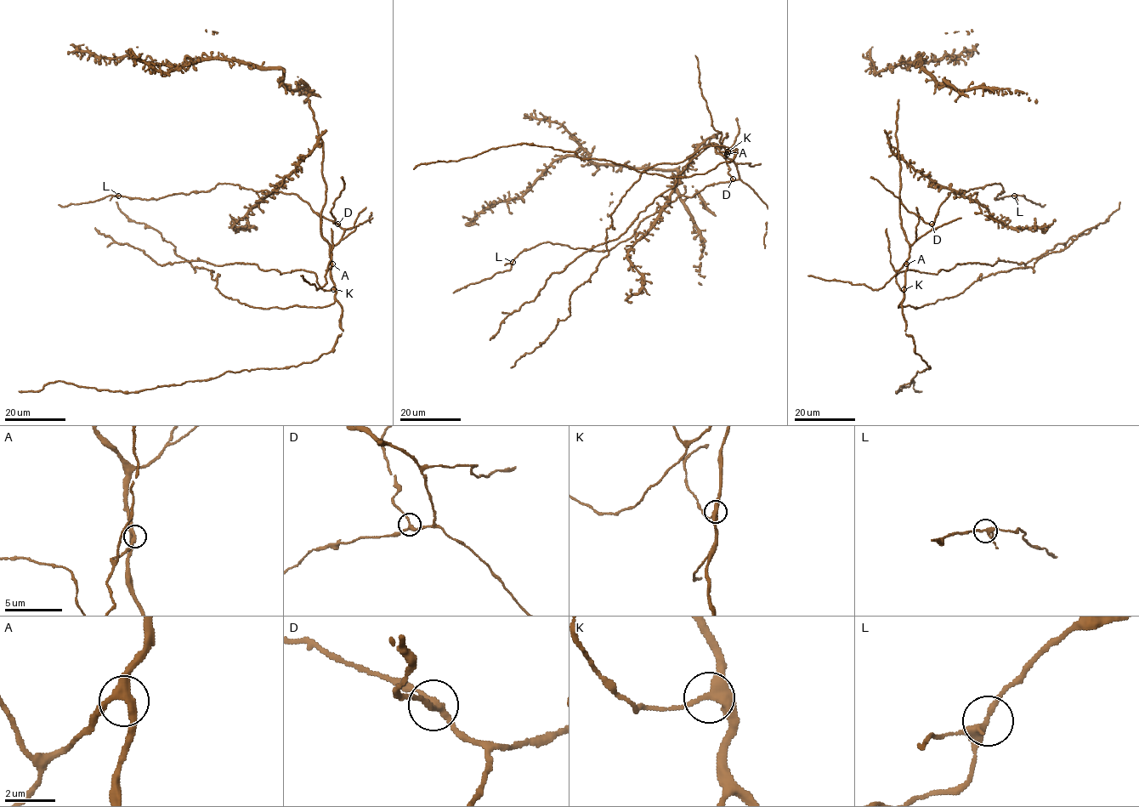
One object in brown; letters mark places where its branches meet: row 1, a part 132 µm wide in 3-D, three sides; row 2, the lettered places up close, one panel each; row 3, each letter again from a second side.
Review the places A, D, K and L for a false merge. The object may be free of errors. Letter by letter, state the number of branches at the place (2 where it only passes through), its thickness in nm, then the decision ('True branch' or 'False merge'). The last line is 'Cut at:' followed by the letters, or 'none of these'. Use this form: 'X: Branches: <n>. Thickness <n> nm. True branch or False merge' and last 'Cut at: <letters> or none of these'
A: Branches: 3. Thickness 320 nm. True branch
D: Branches: 3. Thickness 240 nm. True branch
K: Branches: 3. Thickness 320 nm. True branch
L: Branches: 3. Thickness 280 nm. True branch
Cut at: none of these

